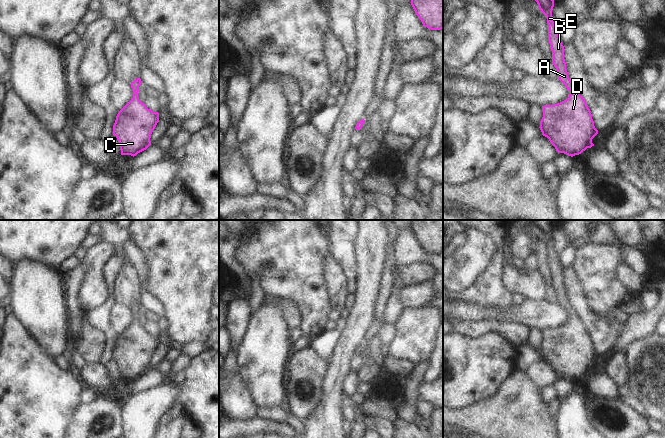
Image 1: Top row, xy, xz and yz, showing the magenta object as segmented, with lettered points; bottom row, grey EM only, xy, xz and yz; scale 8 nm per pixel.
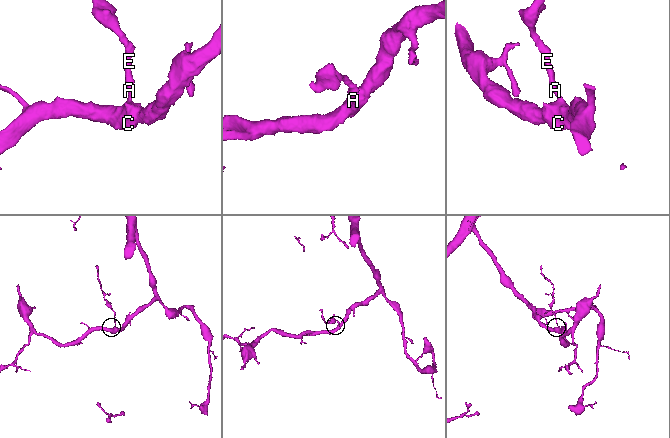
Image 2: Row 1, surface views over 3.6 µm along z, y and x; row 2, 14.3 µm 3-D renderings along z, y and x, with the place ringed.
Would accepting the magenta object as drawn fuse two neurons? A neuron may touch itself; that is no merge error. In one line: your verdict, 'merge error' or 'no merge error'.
no merge error

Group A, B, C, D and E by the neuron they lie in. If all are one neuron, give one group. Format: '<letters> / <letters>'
A B C D E

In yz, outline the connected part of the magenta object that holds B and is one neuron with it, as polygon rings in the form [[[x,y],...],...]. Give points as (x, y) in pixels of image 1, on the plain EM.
[[[532,220],[539,233],[547,242],[548,265],[552,275],[552,287],[558,303],[570,315],[568,322],[554,329],[542,330],[543,341],[540,345],[542,359],[547,361],[559,377],[568,380],[581,378],[594,370],[592,363],[598,358],[592,338],[585,323],[572,308],[566,293],[564,270],[559,254],[553,245],[553,220]]]

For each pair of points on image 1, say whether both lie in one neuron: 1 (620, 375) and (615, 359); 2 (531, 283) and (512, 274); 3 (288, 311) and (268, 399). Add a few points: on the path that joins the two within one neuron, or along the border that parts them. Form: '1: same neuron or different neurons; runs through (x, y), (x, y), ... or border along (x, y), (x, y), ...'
1: same neuron; runs through (618, 371), (616, 363)
2: same neuron; runs through (526, 283), (521, 283), (517, 279)
3: different neurons; border along (271, 304), (279, 308), (289, 328)

